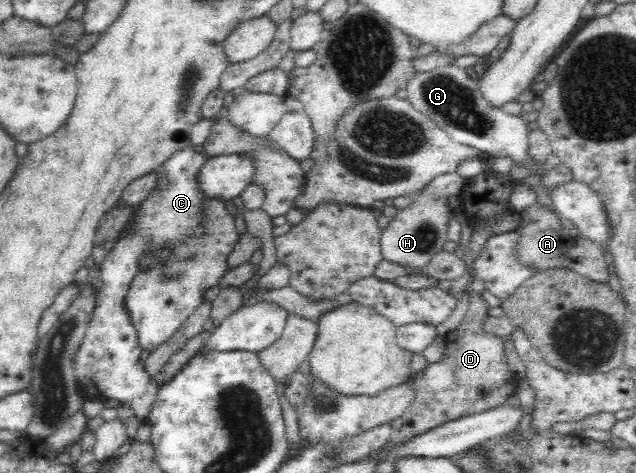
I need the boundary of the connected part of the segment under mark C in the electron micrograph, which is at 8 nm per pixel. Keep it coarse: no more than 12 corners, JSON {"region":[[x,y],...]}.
{"region":[[178,150],[97,264],[76,354],[88,398],[145,424],[160,384],[124,296],[147,256],[204,235],[208,158]]}

